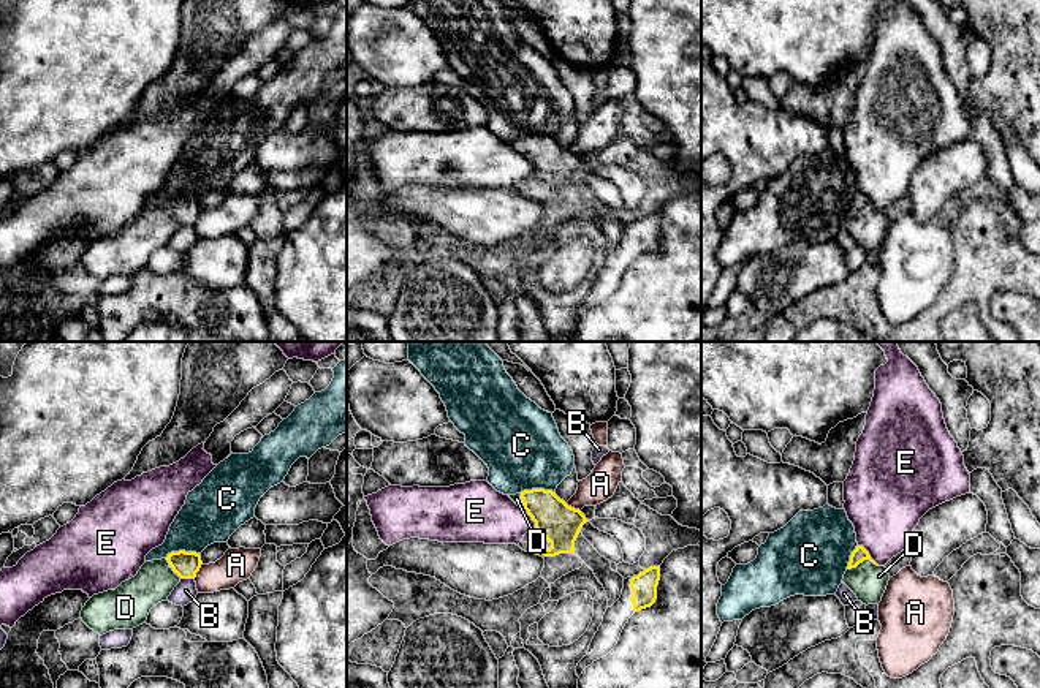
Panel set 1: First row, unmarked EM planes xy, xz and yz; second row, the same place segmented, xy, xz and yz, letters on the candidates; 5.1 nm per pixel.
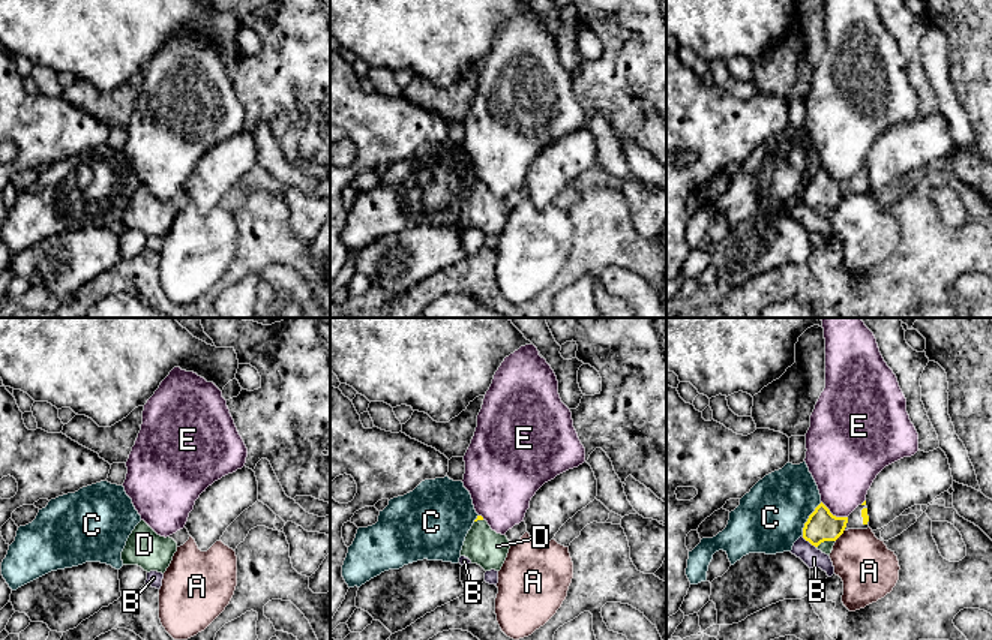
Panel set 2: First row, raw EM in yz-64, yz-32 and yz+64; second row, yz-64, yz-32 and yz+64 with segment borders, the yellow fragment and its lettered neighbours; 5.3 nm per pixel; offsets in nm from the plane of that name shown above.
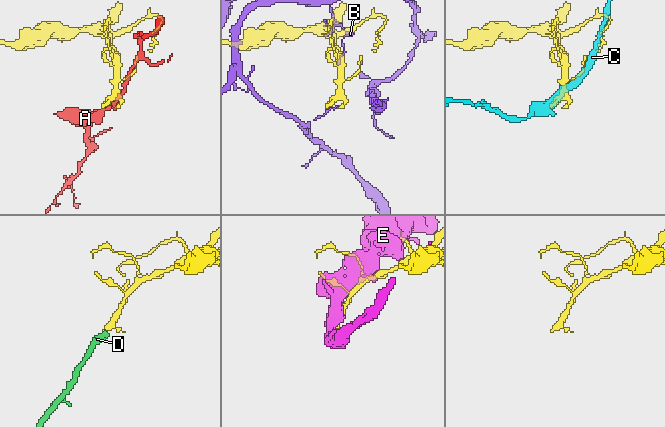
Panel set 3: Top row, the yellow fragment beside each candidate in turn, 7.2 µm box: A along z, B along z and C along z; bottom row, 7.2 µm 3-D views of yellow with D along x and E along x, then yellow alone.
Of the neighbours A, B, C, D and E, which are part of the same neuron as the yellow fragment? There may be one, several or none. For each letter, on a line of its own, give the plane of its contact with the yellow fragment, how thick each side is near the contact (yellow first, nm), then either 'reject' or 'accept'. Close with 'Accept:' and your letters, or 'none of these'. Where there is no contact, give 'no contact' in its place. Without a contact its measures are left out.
A: xy | 140/170 nm | reject
B: xy | 140/110 nm | reject
C: xy | 140/300 nm | reject
D: yz | 80/190 nm | accept
E: yz | 80/360 nm | reject
Accept: D

